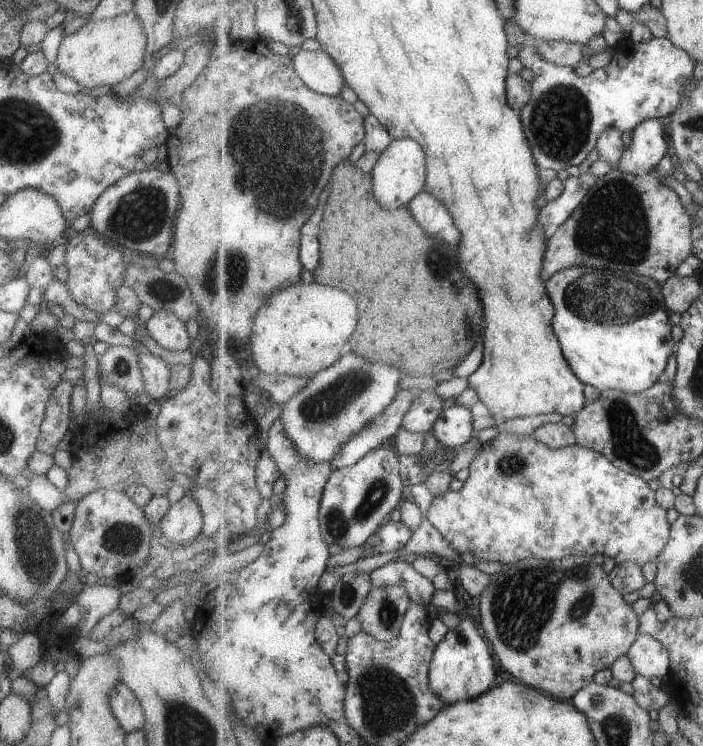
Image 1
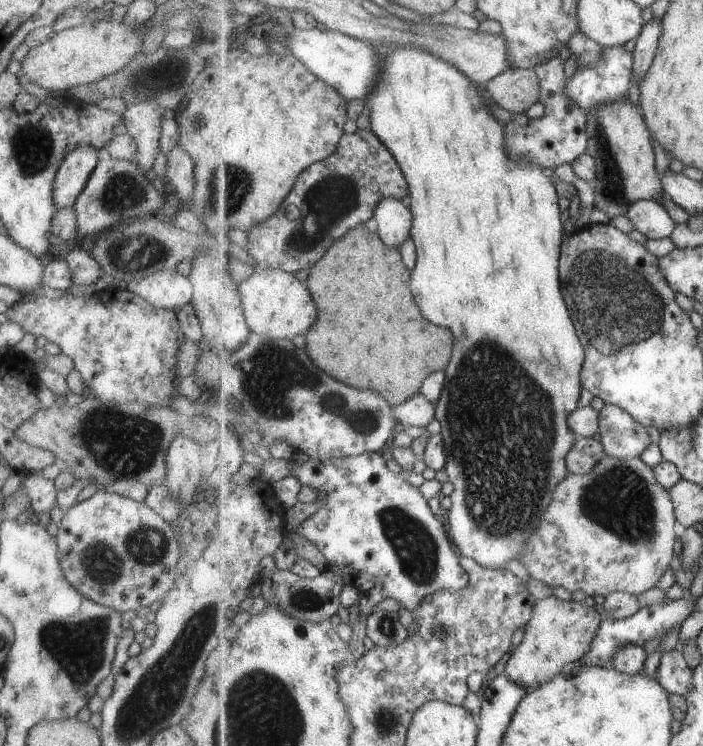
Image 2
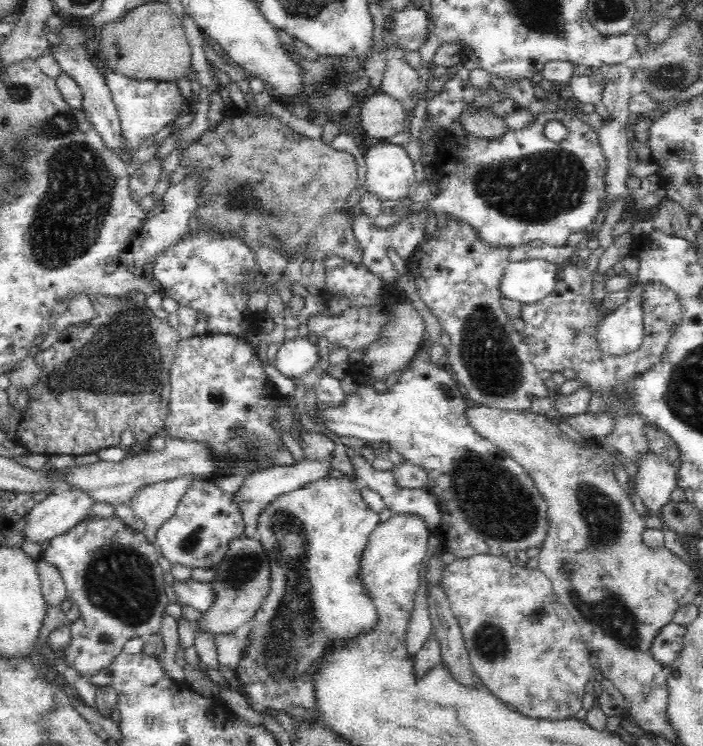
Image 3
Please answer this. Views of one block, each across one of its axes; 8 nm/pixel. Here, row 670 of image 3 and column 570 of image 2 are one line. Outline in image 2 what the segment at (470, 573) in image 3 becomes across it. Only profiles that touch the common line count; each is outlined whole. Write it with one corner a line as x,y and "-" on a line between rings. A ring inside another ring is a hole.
606,455
601,458
597,466
593,466
593,470
589,474
570,473
569,478
565,478
565,482
561,482
561,486
557,486
557,490
553,494
553,502
551,502
551,506
545,512
545,518
541,522
541,528
537,528
535,534
523,544
525,550
517,560
528,570
531,579
545,582
551,587
563,587
570,593
581,590
591,597
602,595
604,598
616,591
639,595
657,586
661,576
670,569
669,566
671,566
671,560
673,560
673,554
675,554
675,542
677,542
679,530
676,503
673,502
671,492
657,482
654,468
651,468
649,464
645,464
641,458
619,459

